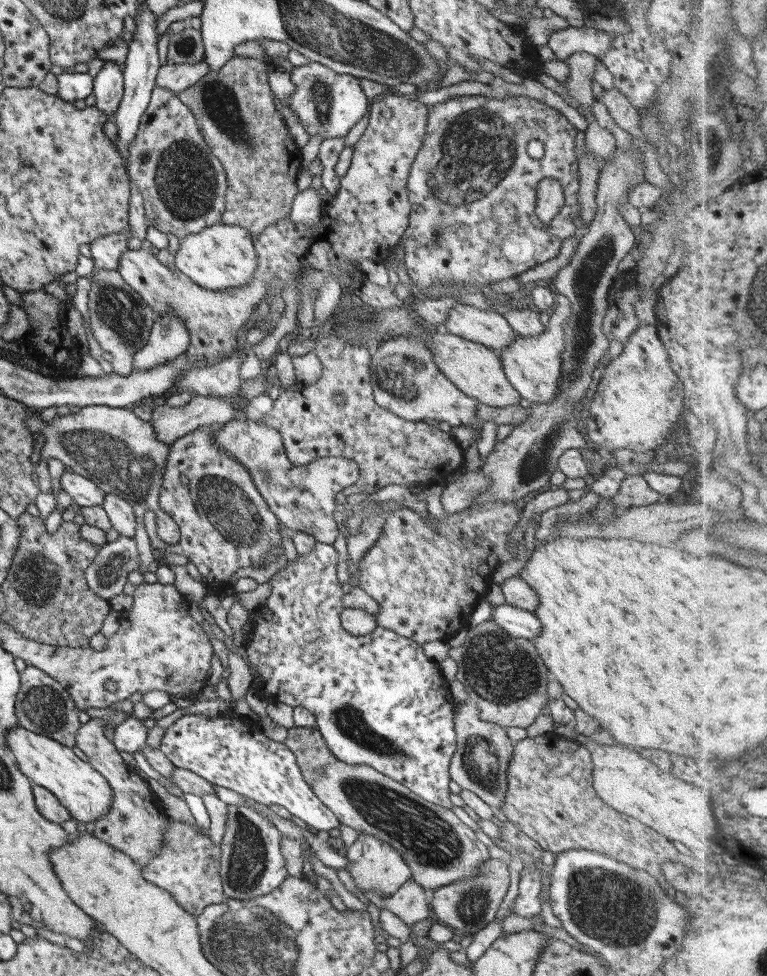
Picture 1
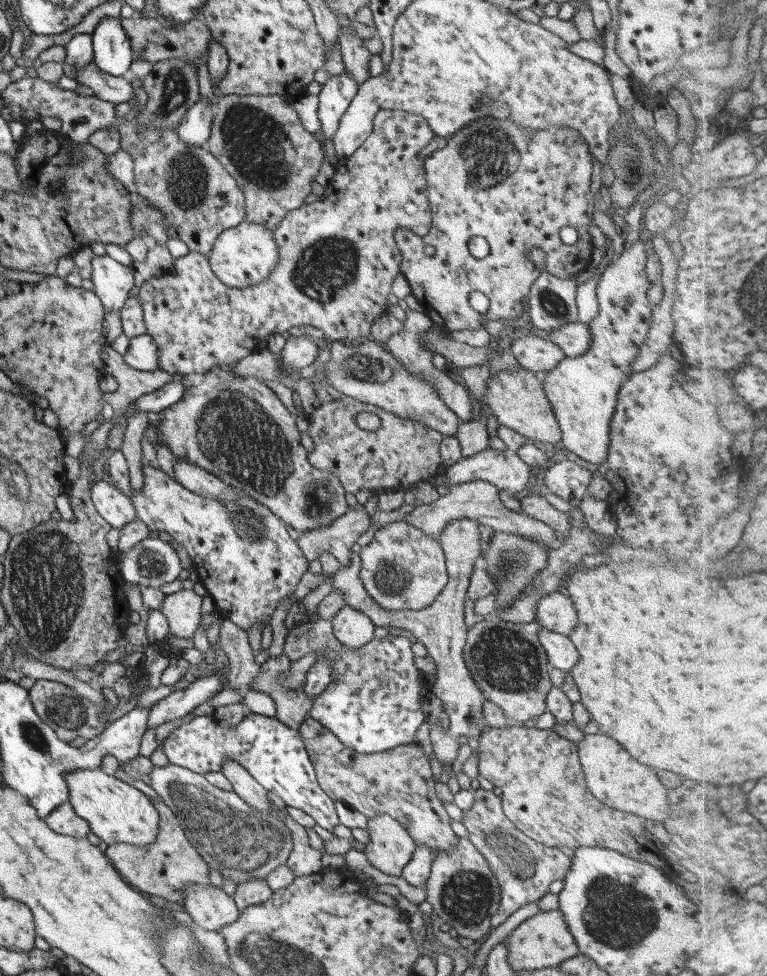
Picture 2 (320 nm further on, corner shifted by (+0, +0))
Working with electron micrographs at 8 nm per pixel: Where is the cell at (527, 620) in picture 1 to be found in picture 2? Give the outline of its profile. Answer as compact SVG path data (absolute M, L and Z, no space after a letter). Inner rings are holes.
M540 626L538 640L544 648L546 660L550 667L569 673L571 668L577 664L579 655L567 636L551 632Z

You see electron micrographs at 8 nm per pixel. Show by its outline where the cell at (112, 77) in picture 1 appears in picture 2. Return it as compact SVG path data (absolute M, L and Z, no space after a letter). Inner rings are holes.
M104 17L95 25L91 35L92 61L99 70L113 76L128 76L132 51L120 17Z

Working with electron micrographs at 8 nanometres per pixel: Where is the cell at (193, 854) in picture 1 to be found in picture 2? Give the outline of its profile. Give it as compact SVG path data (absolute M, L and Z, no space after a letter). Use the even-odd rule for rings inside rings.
M186 884L184 902L178 908L186 912L194 923L204 930L218 932L225 924L231 924L240 912L232 896L213 885Z

